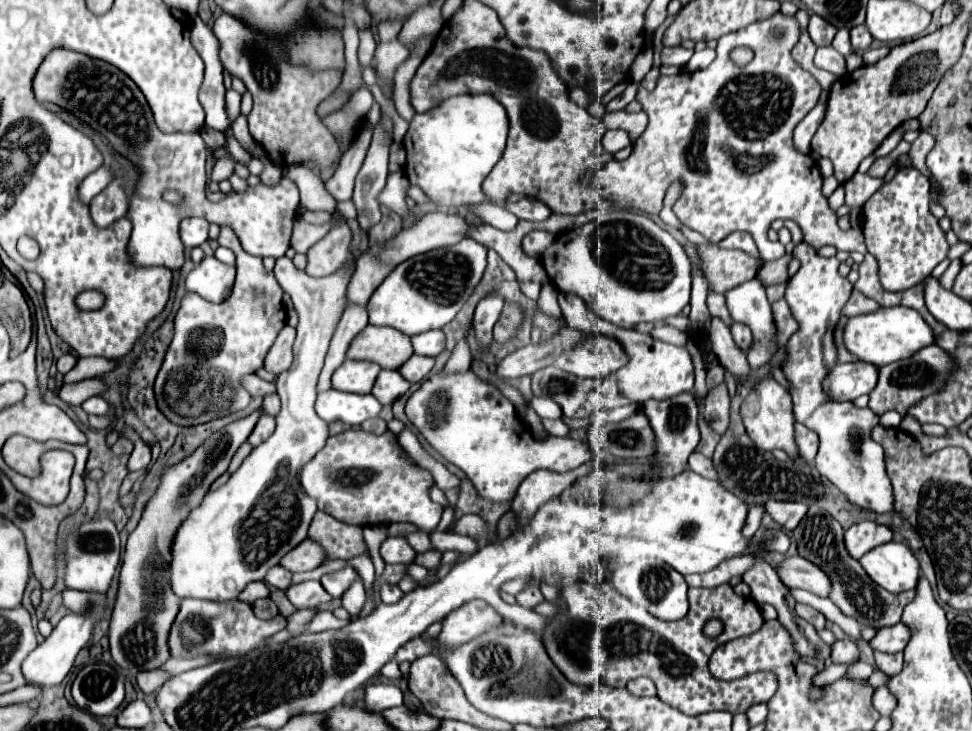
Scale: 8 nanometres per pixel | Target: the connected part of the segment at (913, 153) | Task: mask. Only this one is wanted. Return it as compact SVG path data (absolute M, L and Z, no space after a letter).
M920 133L920 137L912 143L912 147L910 147L910 153L908 153L908 157L910 157L910 163L912 163L912 167L914 169L918 169L922 175L926 175L926 177L930 177L930 169L926 167L926 155L932 151L932 147L934 147L934 137L930 137L930 133Z

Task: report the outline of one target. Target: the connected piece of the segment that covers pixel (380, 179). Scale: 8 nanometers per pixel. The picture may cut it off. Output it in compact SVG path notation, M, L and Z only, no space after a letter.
M380 125L374 129L372 145L364 159L364 165L356 177L354 203L358 209L358 223L364 231L380 221L380 207L376 205L376 193L386 185L388 177L388 139Z

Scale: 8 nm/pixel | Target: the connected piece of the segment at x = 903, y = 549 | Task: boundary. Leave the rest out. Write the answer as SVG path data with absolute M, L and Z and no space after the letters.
M896 541L872 549L860 559L860 563L874 583L894 595L908 589L916 589L922 577L920 563L912 549Z

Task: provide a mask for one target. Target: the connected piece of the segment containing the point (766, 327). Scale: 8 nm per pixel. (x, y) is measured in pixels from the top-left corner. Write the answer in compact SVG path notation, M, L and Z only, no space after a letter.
M758 279L742 283L724 293L726 307L734 321L748 325L754 333L756 345L748 353L748 365L760 367L770 361L772 351L772 309L766 299L764 287Z

